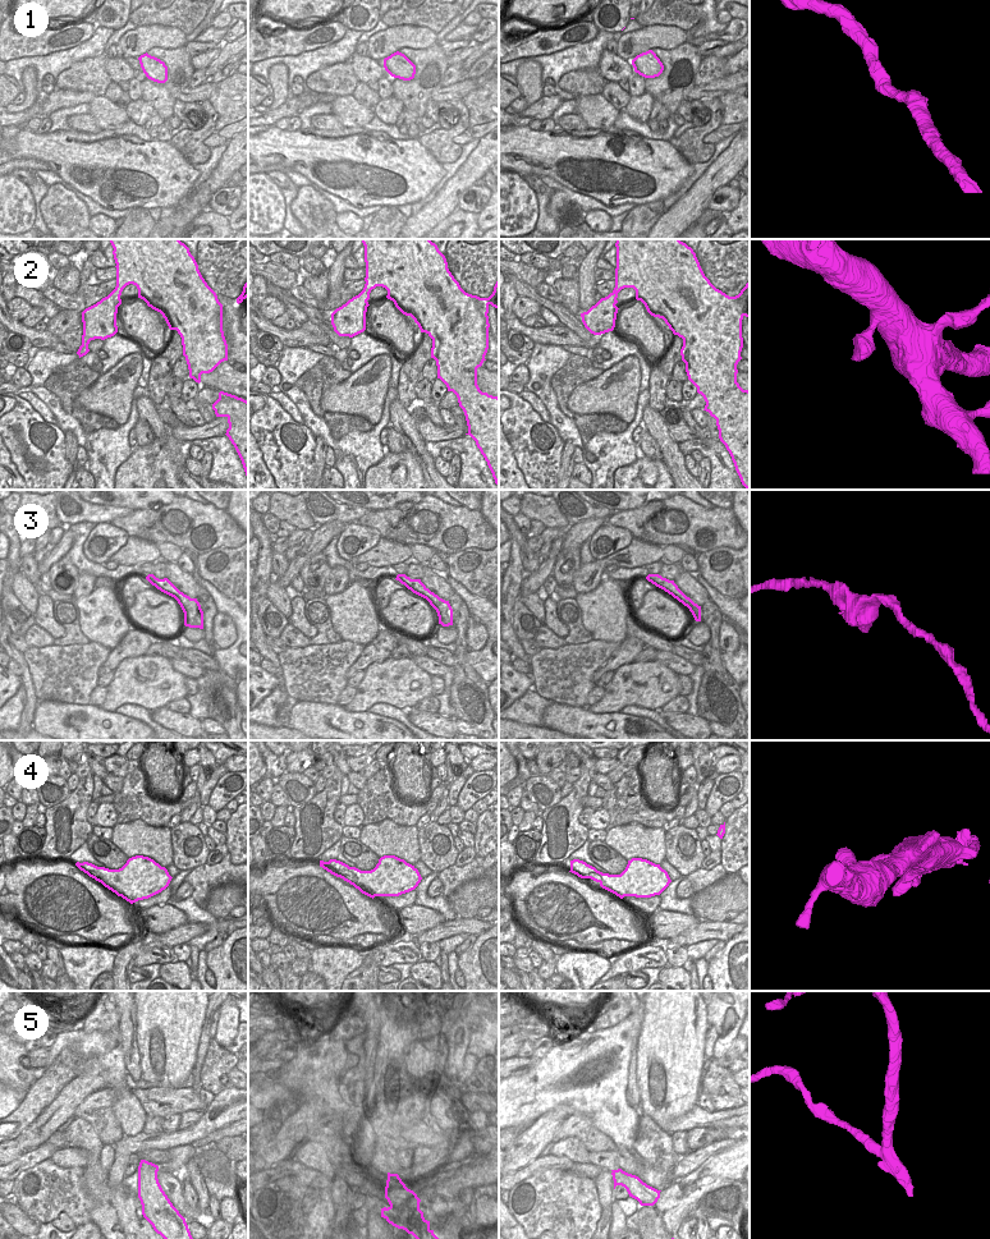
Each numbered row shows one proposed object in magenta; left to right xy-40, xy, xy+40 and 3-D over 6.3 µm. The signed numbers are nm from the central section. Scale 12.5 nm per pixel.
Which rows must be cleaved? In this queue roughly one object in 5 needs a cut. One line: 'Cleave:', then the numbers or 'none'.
Cleave: 5

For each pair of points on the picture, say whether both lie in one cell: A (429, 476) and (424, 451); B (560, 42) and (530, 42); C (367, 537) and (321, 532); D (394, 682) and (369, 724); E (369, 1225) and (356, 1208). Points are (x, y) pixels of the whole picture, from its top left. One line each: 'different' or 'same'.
A: same
B: same
C: different
D: different
E: same

